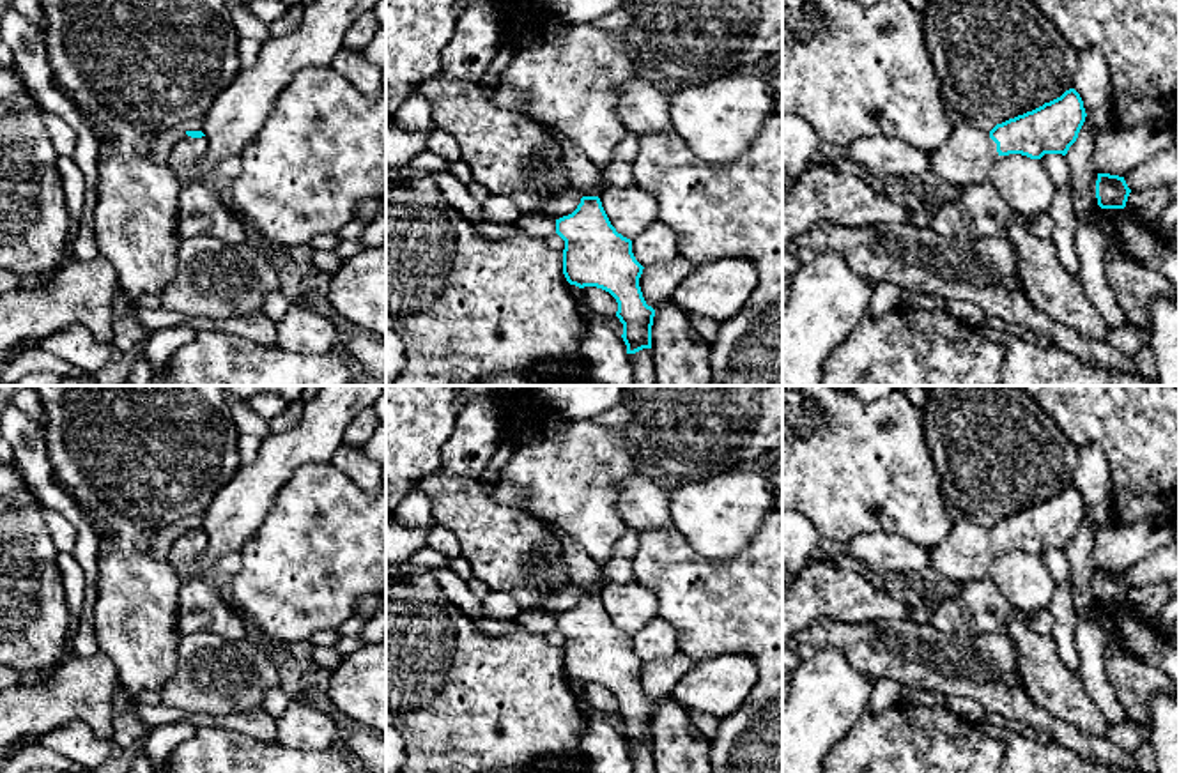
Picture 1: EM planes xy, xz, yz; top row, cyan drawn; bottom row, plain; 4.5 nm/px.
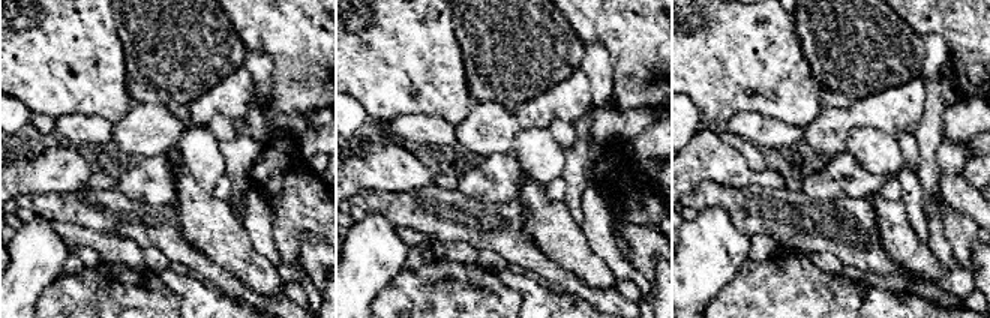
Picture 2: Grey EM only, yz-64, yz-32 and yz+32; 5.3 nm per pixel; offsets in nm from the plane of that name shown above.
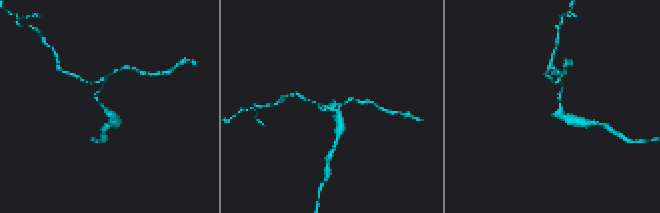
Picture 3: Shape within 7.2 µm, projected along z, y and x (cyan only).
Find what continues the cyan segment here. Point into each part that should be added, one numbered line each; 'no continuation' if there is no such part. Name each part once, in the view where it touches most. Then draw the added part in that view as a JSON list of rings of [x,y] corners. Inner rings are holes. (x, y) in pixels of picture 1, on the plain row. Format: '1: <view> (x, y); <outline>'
1: yz (967, 552); [[[959,518],[947,538],[928,550],[929,577],[949,589],[988,578],[990,566],[1000,554],[990,529],[968,518]]]

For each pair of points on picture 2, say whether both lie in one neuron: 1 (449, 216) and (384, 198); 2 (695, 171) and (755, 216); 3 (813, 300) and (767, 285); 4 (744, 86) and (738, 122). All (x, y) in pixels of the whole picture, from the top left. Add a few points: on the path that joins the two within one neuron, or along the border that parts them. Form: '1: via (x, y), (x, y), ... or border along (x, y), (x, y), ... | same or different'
1: via (432, 210), (401, 209) | same
2: border along (743, 186), (701, 182), (687, 194) | different
3: via (801, 300), (782, 300), (779, 297) | same
4: border along (774, 117), (753, 111), (738, 111), (728, 122) | different

